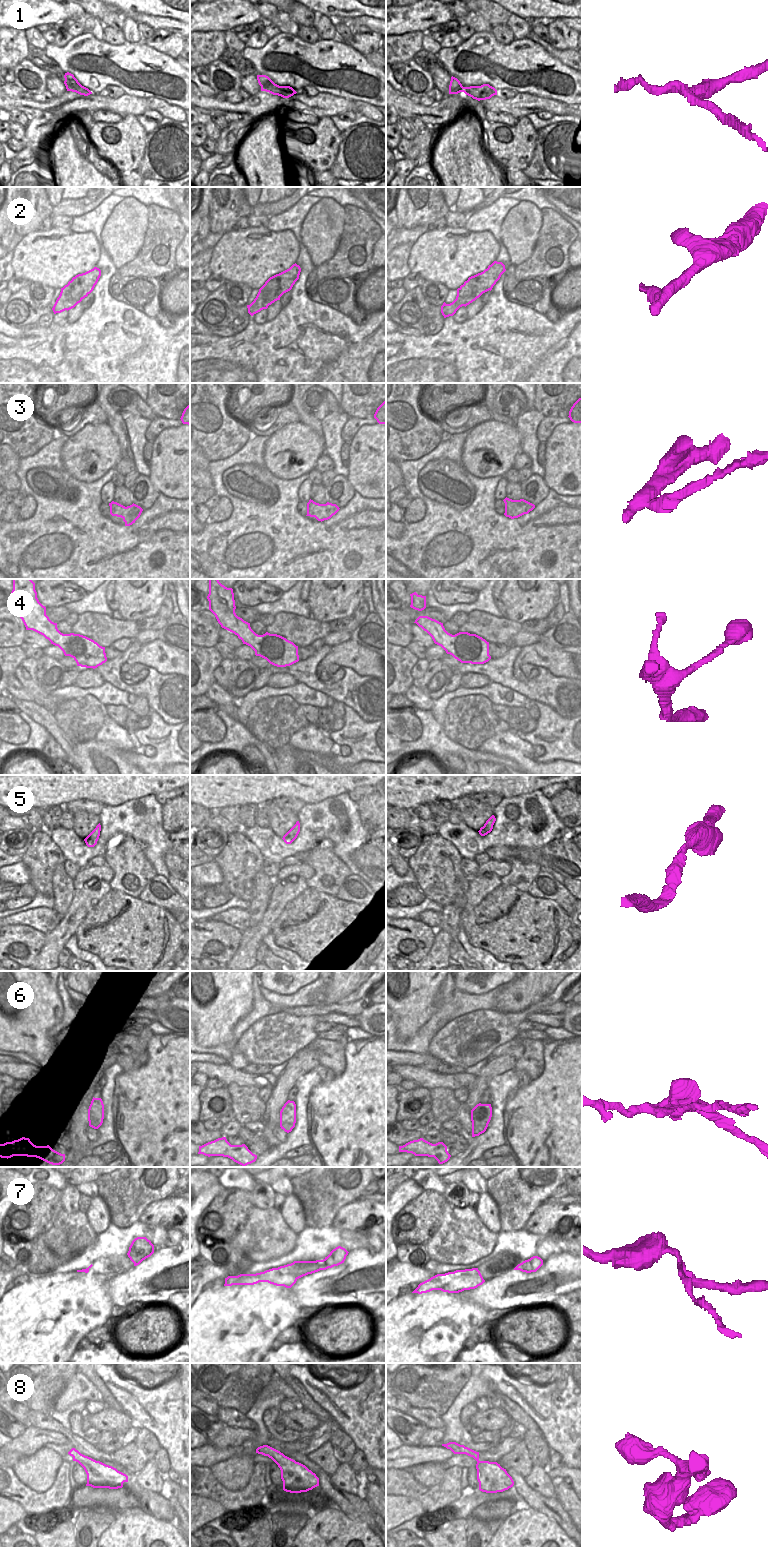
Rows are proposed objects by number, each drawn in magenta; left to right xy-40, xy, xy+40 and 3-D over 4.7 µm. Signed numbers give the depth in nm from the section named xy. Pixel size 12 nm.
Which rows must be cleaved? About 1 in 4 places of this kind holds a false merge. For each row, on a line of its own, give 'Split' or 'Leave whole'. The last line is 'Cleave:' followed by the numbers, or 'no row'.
1: Split
2: Leave whole
3: Split
4: Leave whole
5: Leave whole
6: Leave whole
7: Leave whole
8: Leave whole
Cleave: 1, 3

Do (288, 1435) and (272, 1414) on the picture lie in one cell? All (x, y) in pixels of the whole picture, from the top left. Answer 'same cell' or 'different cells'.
same cell

